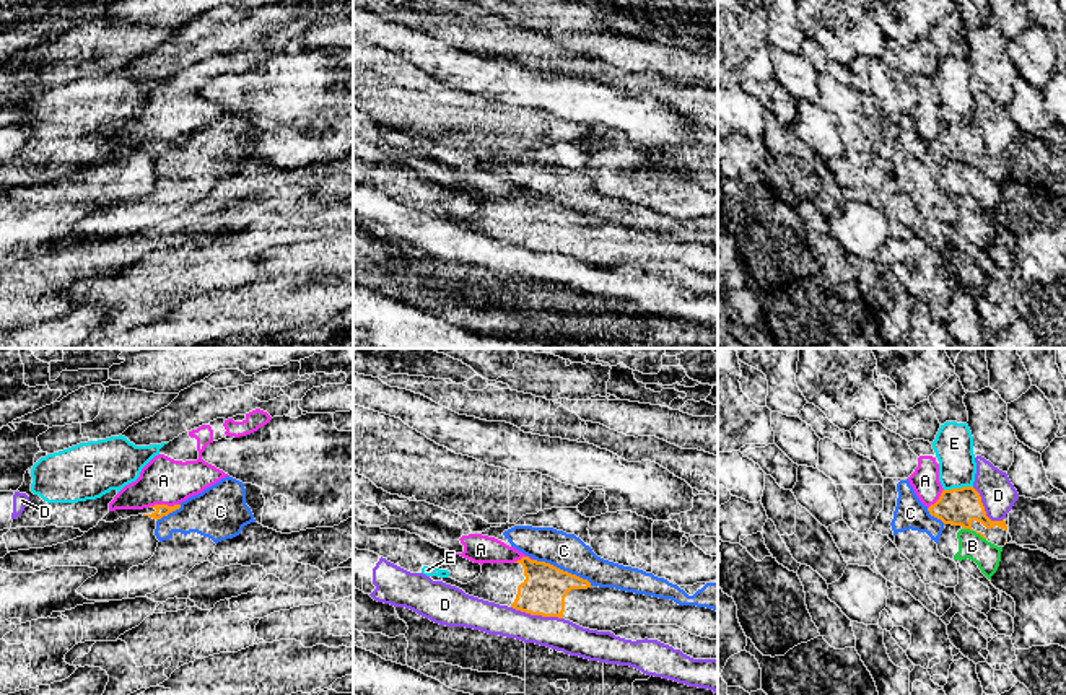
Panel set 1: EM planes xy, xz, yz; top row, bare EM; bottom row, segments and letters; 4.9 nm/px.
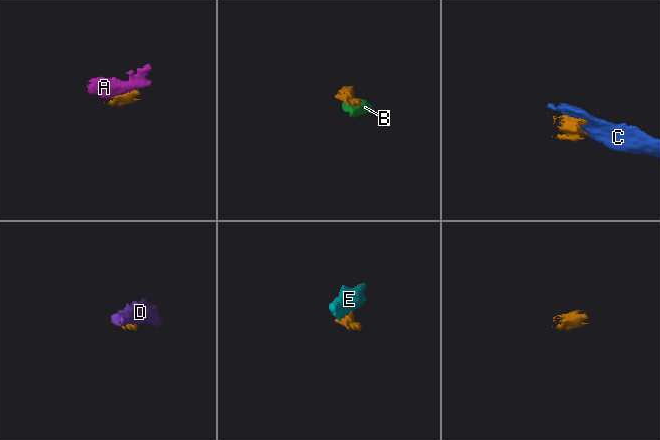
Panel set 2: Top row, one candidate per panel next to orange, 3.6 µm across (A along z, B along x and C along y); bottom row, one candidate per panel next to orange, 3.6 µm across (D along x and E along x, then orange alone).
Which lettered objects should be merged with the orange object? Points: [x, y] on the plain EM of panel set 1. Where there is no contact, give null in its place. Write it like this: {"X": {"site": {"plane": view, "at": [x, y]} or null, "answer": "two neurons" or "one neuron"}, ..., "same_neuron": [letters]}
{"A": {"site": {"plane": "xy", "at": [163, 140]}, "answer": "two neurons"}, "B": {"site": {"plane": "yz", "at": [975, 166]}, "answer": "two neurons"}, "C": {"site": {"plane": "xz", "at": [562, 205]}, "answer": "two neurons"}, "D": {"site": {"plane": "xz", "at": [537, 249]}, "answer": "two neurons"}, "E": {"site": {"plane": "yz", "at": [957, 124]}, "answer": "two neurons"}, "same_neuron": []}

